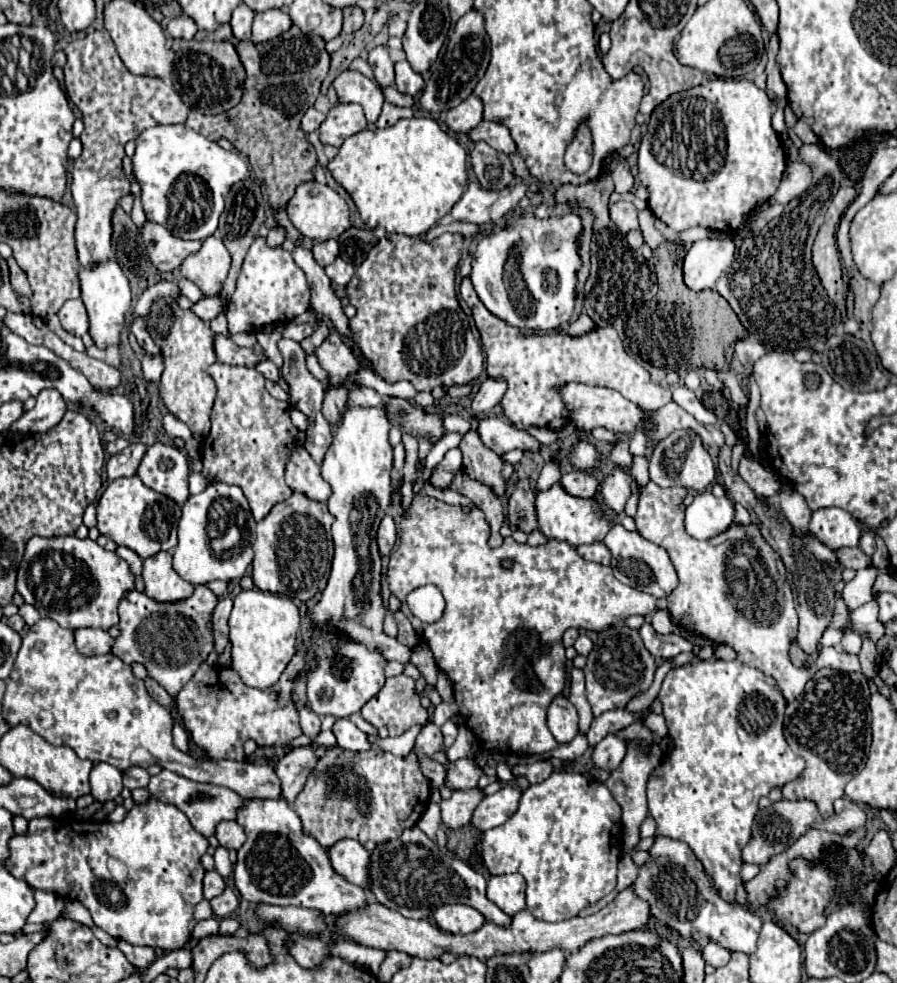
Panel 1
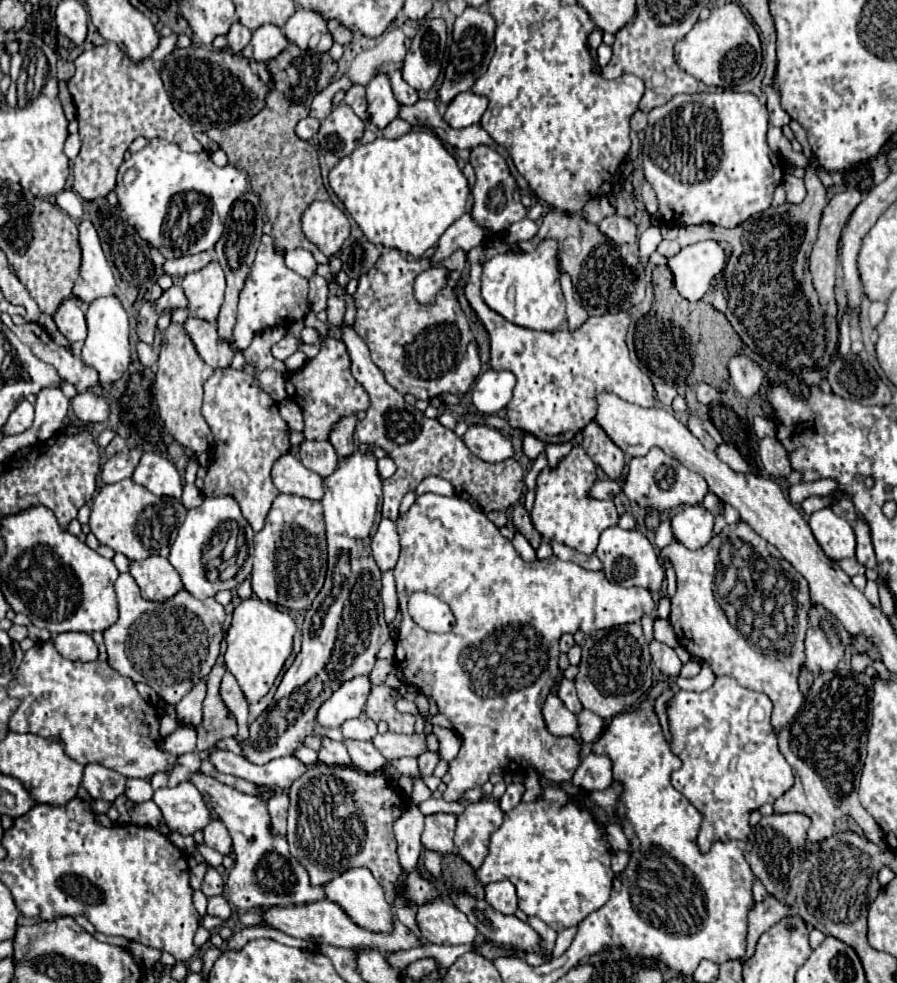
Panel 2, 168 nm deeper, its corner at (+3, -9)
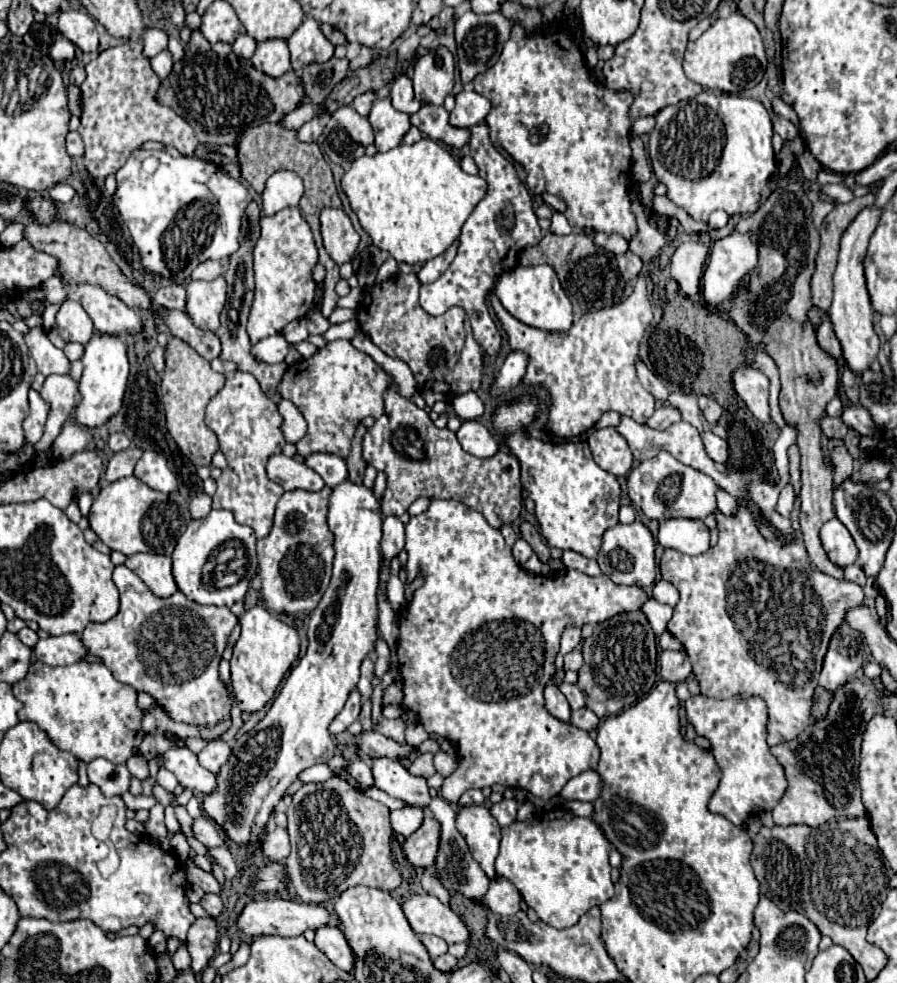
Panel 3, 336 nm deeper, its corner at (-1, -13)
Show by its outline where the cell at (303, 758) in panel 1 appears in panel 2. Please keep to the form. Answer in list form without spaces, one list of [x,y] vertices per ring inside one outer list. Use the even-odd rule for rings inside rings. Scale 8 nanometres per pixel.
[[[277,792],[273,800],[267,802],[267,812],[271,818],[271,834],[275,836],[283,836],[285,834],[285,824],[287,824],[287,792]]]

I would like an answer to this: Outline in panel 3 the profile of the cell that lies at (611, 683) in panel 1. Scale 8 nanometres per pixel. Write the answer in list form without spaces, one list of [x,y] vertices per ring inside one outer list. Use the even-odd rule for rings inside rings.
[[[643,612],[619,614],[611,620],[597,624],[593,636],[583,642],[581,652],[585,664],[579,670],[577,686],[585,694],[587,708],[593,710],[599,718],[619,714],[651,692],[657,678],[657,648],[653,630]]]

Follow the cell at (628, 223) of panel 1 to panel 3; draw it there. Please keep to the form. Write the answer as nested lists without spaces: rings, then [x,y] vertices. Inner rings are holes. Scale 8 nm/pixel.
[[[597,232],[595,238],[593,238],[593,242],[595,242],[597,246],[601,246],[601,248],[613,252],[613,254],[623,254],[623,252],[629,250],[629,242],[627,242],[623,236],[619,236],[619,234]]]

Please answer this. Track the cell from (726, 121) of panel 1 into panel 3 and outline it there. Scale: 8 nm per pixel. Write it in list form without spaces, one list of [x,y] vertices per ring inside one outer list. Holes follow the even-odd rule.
[[[703,92],[691,100],[663,108],[655,114],[655,128],[649,134],[649,156],[659,182],[667,186],[667,198],[683,208],[693,220],[707,222],[715,210],[725,210],[729,216],[747,216],[759,210],[761,192],[767,188],[777,162],[772,147],[773,124],[770,114],[759,100]]]

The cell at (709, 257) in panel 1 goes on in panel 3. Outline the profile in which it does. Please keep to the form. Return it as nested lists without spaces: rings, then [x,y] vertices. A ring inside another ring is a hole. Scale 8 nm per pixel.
[[[683,242],[671,256],[671,278],[677,280],[681,290],[697,300],[701,292],[703,266],[707,264],[709,246],[703,242]]]

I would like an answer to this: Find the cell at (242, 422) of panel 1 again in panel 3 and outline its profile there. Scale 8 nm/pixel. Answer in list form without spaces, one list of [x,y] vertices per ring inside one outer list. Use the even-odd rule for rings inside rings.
[[[237,370],[227,374],[225,386],[207,404],[205,424],[217,434],[219,450],[227,458],[227,468],[219,476],[217,492],[213,494],[213,508],[231,510],[239,524],[247,524],[255,530],[257,538],[267,536],[271,532],[275,504],[285,492],[281,486],[271,482],[265,472],[267,458],[281,454],[287,444],[277,404],[263,394],[259,382],[249,372]]]

